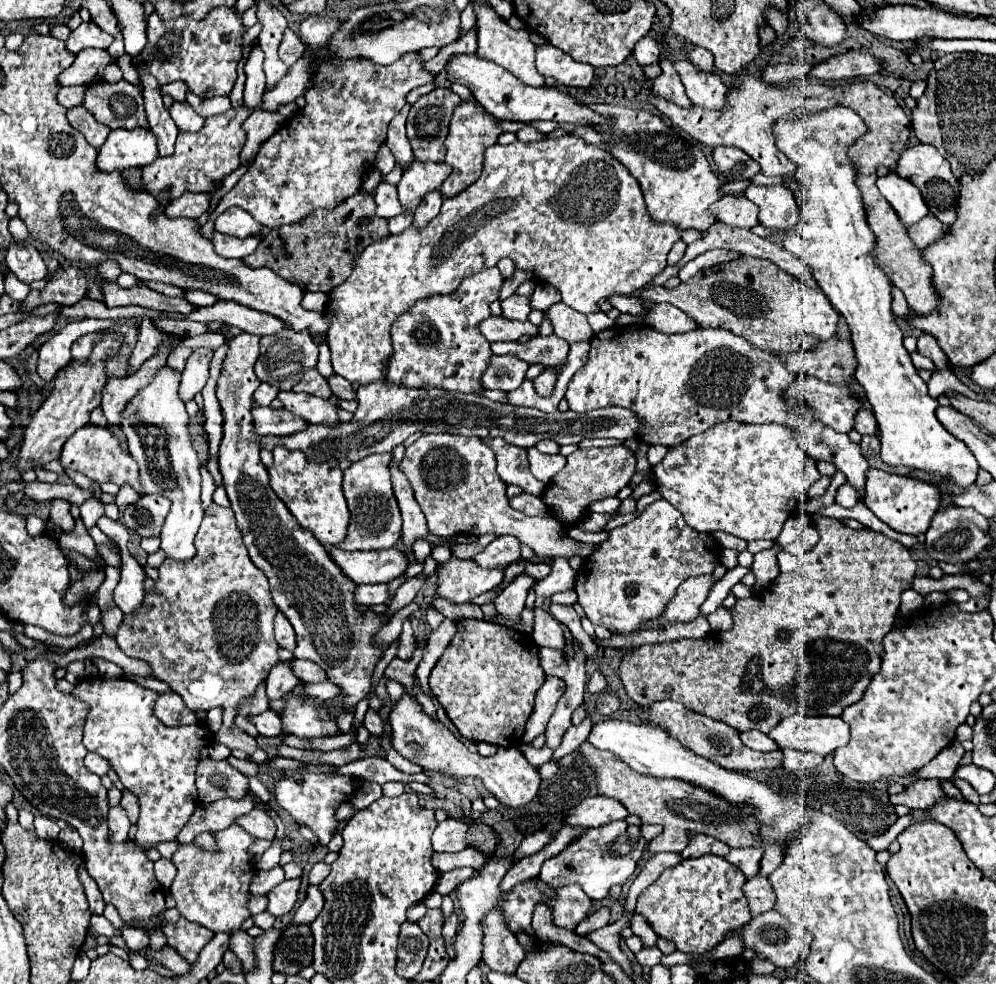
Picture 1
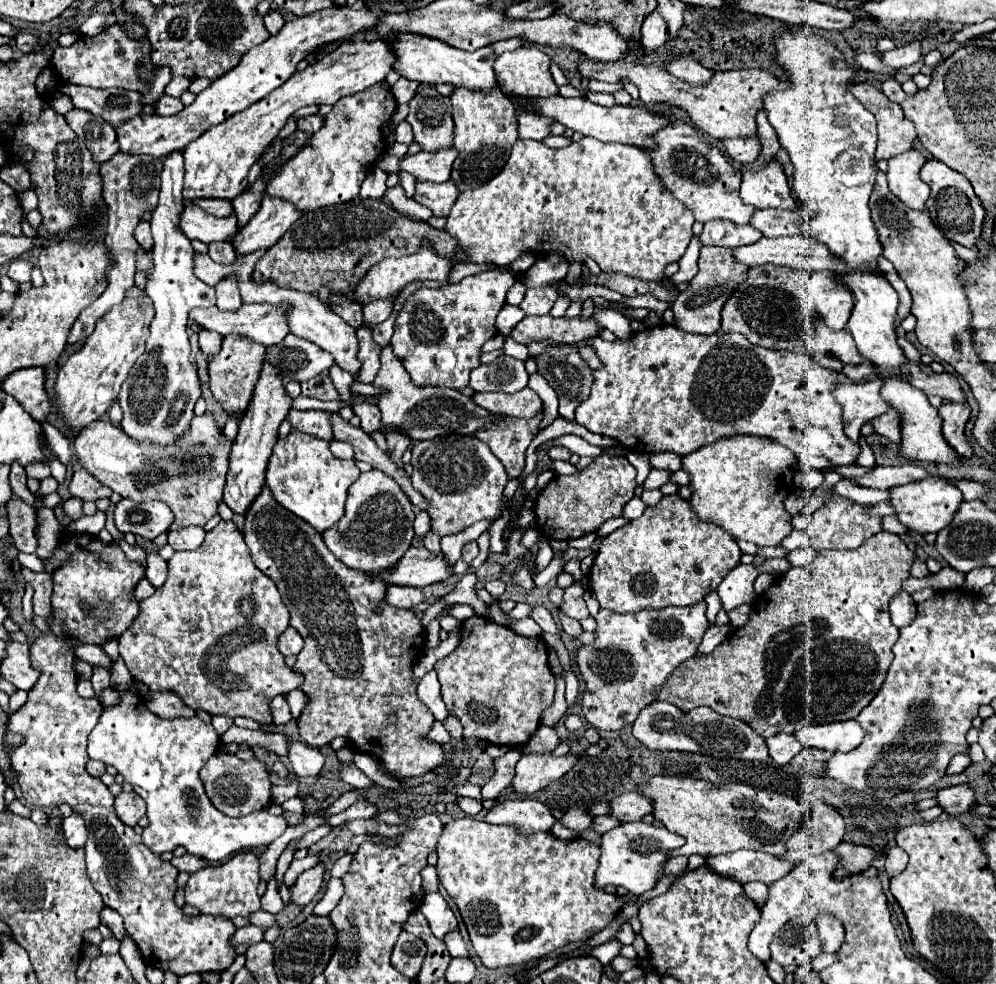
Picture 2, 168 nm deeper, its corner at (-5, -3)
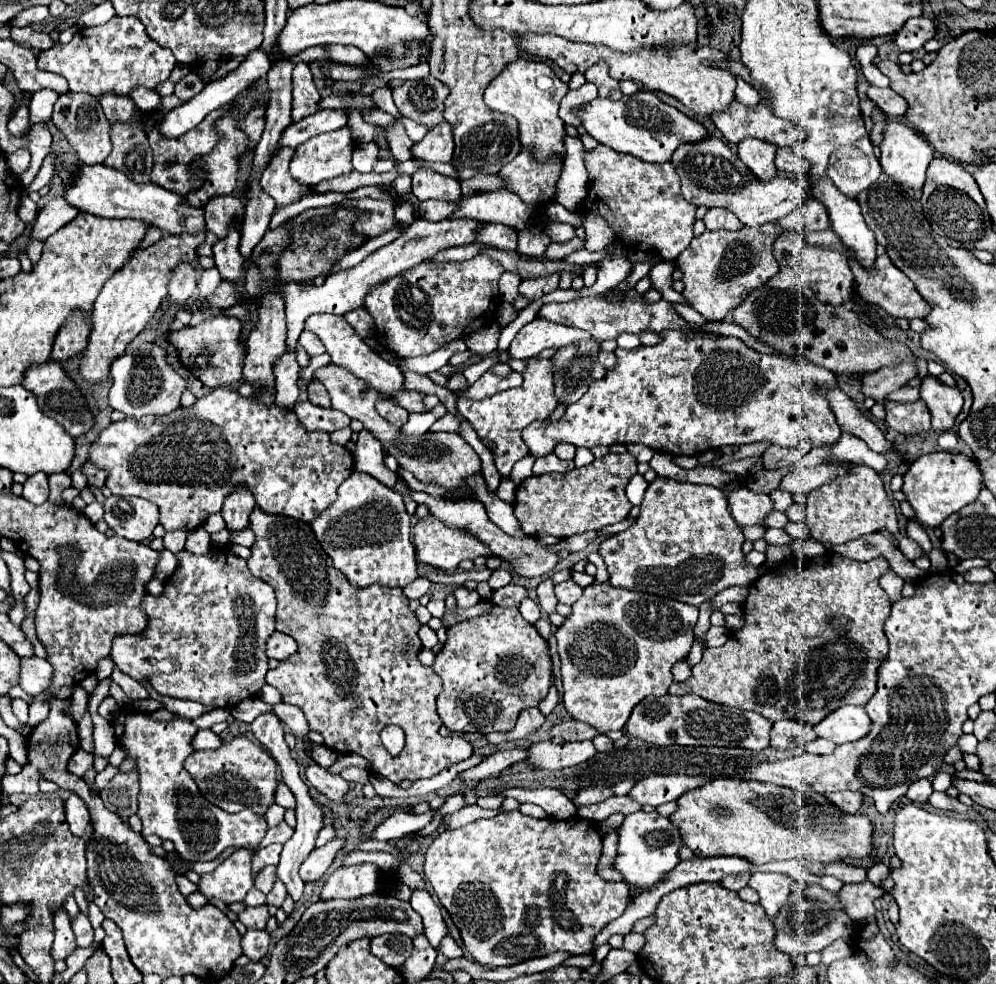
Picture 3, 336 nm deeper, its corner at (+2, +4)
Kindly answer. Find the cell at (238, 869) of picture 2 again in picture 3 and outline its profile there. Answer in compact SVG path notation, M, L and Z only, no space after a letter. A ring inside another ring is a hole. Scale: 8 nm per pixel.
M235 850L211 874L201 874L201 880L197 882L199 892L209 900L215 898L225 904L243 902L247 892L253 888L251 858L253 852Z

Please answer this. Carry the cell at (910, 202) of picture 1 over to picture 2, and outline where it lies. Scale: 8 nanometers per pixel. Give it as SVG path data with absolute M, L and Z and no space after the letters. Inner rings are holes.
M916 149L888 159L886 177L890 191L896 193L898 199L910 209L924 209L924 203L930 197L928 185L924 185L920 179L920 169L924 167L924 163L926 157Z

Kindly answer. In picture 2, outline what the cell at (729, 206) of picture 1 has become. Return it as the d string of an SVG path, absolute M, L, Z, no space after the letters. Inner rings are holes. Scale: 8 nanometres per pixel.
M762 209L756 211L752 221L764 237L782 237L782 235L800 235L806 231L806 221L802 217L802 209L786 211L786 209Z

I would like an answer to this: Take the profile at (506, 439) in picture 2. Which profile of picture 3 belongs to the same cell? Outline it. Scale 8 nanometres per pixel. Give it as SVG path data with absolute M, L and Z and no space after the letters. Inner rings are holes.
M531 360L529 368L523 372L523 384L519 388L513 390L505 390L499 392L487 400L467 400L467 398L459 398L457 400L457 408L459 412L471 422L473 430L477 432L479 438L493 442L493 450L489 450L493 454L497 472L507 478L511 474L513 464L527 456L527 448L523 446L521 440L521 432L527 424L531 424L533 420L541 420L547 418L555 408L557 408L557 398L553 396L553 378L551 378L551 360L541 360L535 362Z

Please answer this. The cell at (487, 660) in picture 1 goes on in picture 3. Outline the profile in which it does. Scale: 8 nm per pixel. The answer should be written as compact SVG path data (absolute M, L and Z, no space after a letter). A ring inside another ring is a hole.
M495 606L491 614L481 614L447 628L447 642L437 654L431 666L443 680L441 694L437 696L437 712L443 724L451 732L509 732L515 728L519 712L537 706L549 690L551 658L547 640L541 638L527 620L519 614L519 608Z

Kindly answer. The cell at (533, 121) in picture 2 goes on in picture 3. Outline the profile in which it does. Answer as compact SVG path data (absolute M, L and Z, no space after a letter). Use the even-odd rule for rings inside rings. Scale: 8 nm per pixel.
M517 58L485 90L485 104L501 114L509 114L519 122L519 140L523 146L535 148L535 158L543 160L549 154L565 156L563 148L563 120L559 118L559 102L569 92L567 84L561 82L545 62Z

